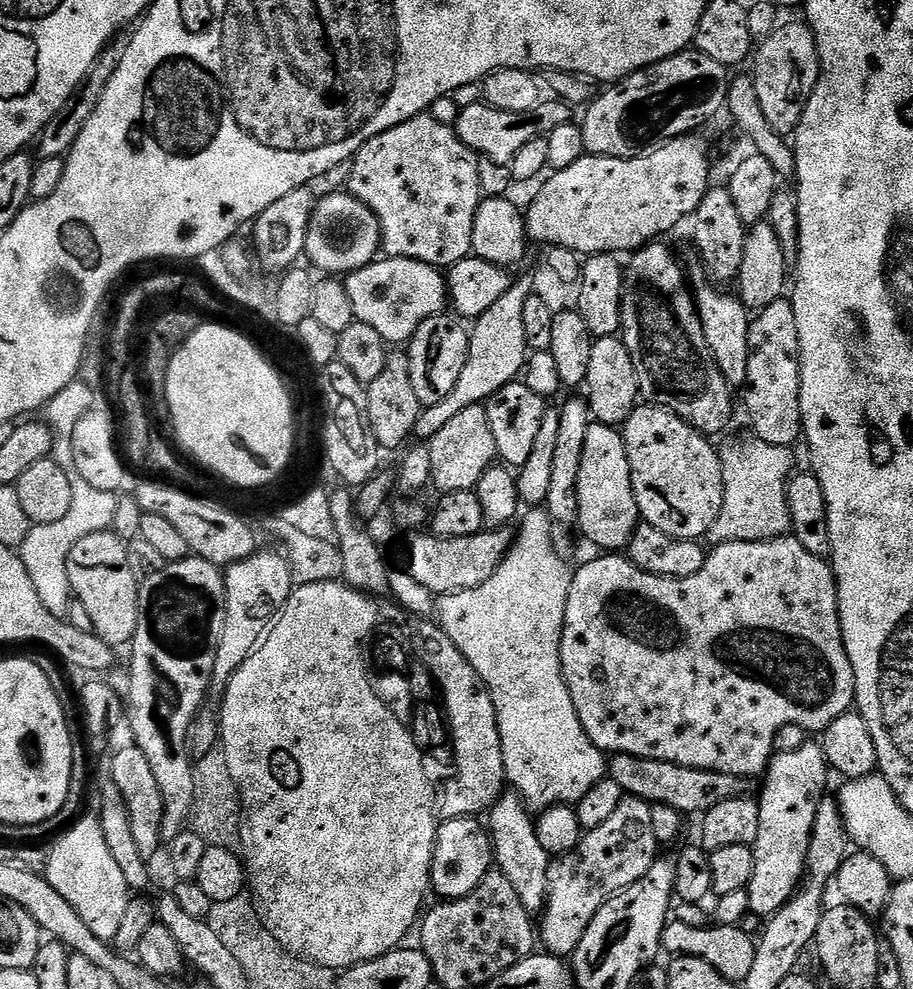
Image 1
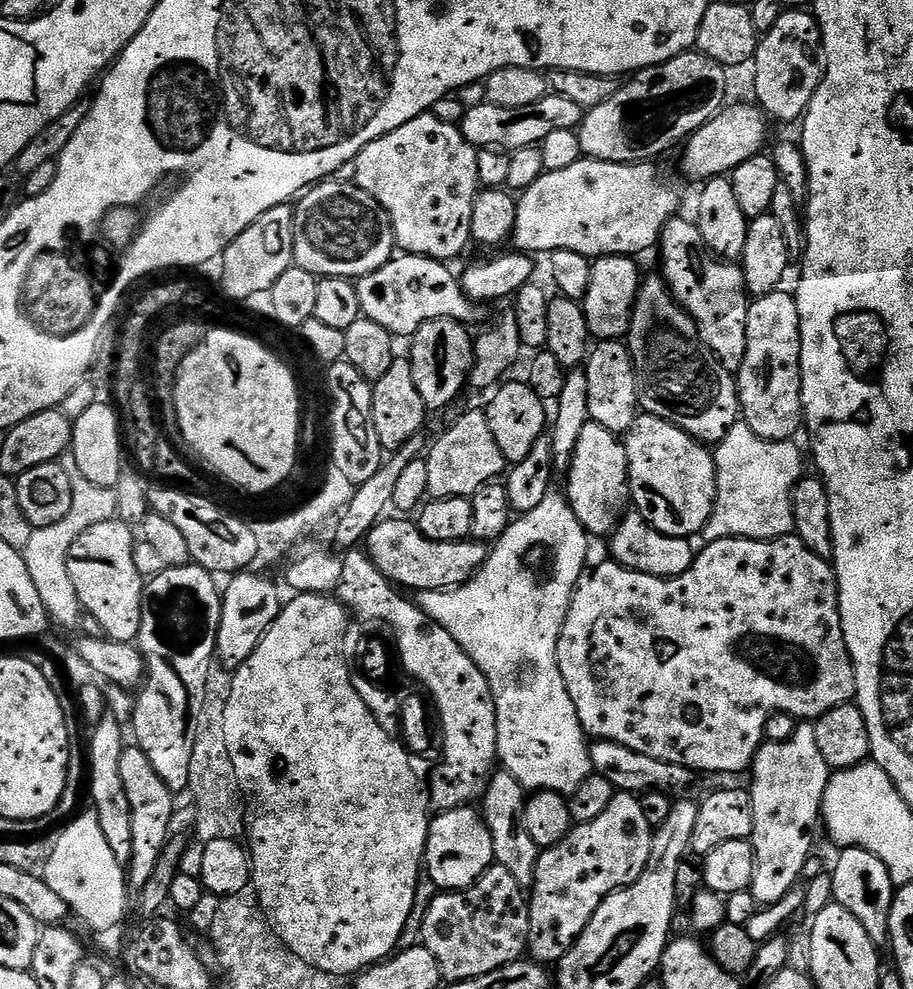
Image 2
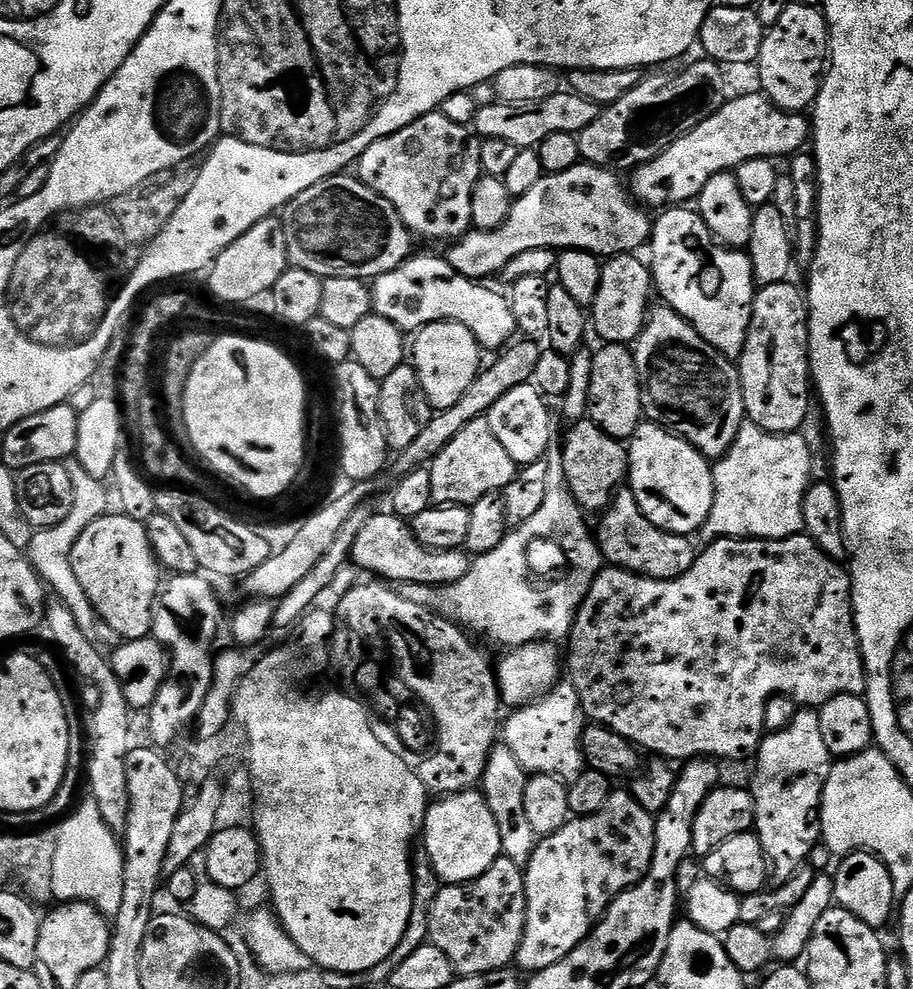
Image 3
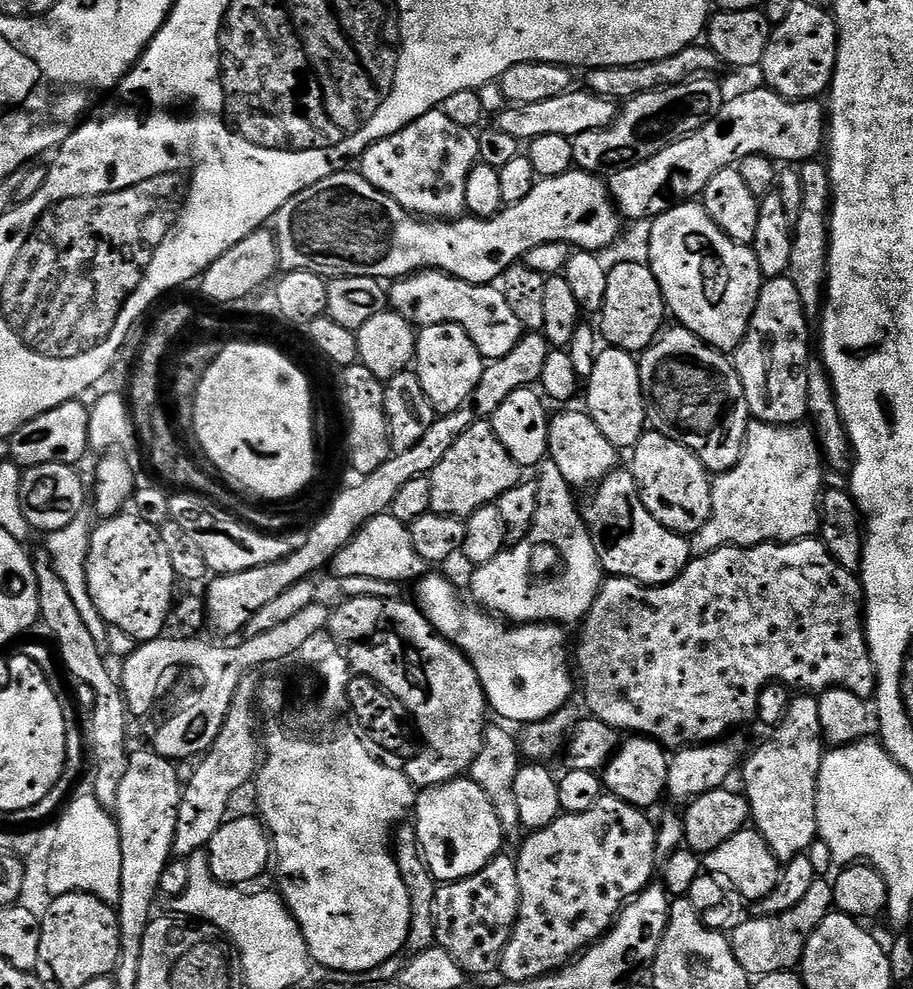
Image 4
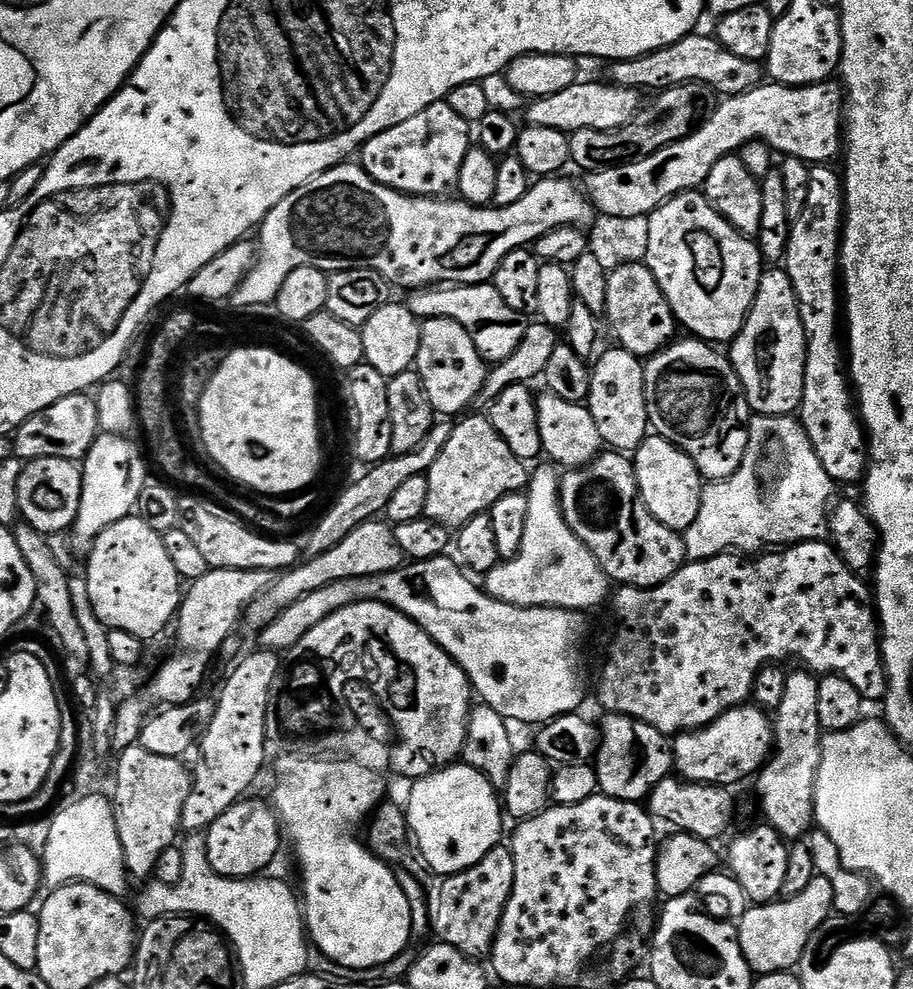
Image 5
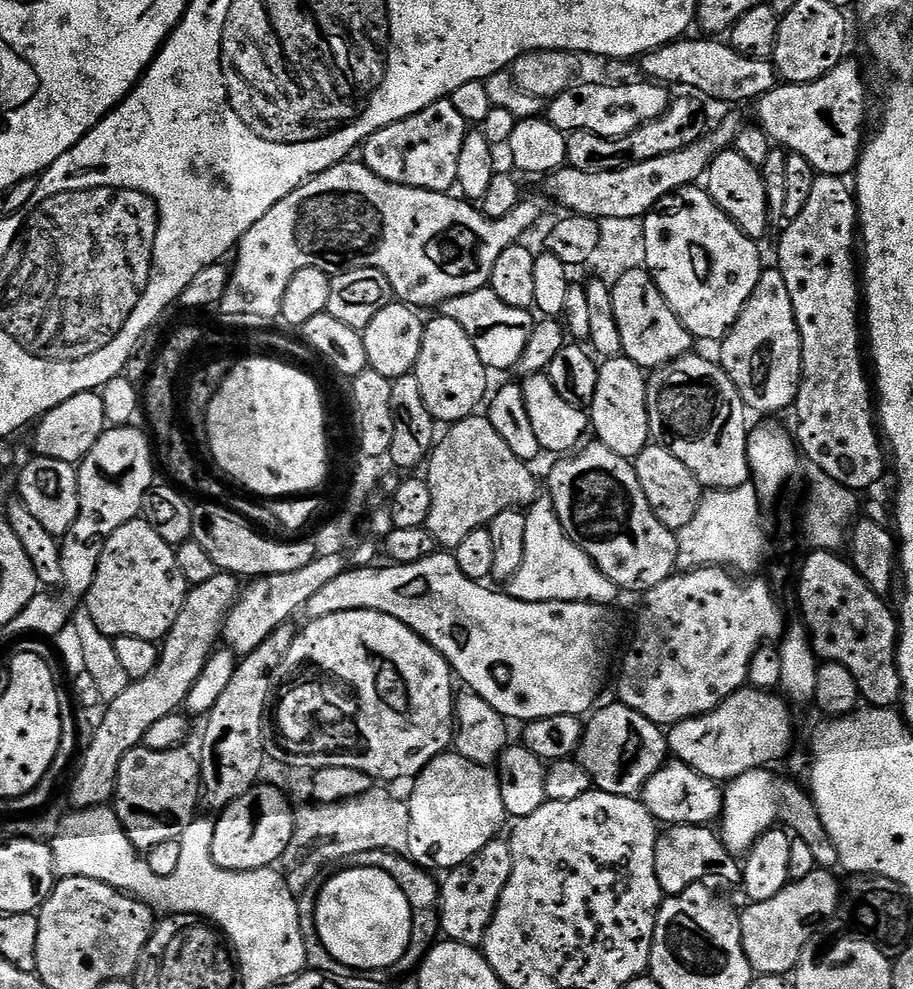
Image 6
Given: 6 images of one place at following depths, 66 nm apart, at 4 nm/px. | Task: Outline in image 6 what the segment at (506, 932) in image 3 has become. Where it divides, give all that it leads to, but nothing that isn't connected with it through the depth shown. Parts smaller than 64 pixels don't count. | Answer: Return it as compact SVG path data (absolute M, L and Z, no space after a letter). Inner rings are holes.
M497 838L486 842L474 858L462 862L457 868L447 869L445 880L440 885L440 918L438 927L444 931L447 939L465 944L471 948L480 948L484 943L484 935L494 918L494 910L498 906L498 898L502 898L502 890L506 890L506 882L510 882L510 870L514 870L512 845L507 839Z

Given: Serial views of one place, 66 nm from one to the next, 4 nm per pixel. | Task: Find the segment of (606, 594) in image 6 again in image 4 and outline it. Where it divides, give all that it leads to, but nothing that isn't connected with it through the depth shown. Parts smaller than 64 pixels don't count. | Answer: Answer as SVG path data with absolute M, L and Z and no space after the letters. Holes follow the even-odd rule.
M545 458L538 465L538 510L534 514L534 522L524 538L517 544L505 547L504 551L494 558L494 562L486 562L475 569L472 576L472 596L481 609L492 614L499 614L505 621L513 625L521 624L558 624L569 626L583 621L588 615L590 606L594 606L594 598L598 598L600 586L606 579L606 573L600 566L600 559L594 550L594 542L588 533L588 527L580 519L578 500L575 500L574 489L562 478L562 470L554 466L550 458Z

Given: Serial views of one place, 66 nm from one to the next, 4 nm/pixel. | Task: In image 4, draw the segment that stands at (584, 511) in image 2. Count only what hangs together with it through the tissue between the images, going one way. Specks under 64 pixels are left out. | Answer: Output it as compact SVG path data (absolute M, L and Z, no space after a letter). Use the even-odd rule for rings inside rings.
M560 410L557 416L555 413L548 421L548 456L554 462L554 466L562 470L562 478L566 478L569 486L574 490L588 490L617 471L618 449L607 440L602 430L598 430L587 411L568 411L572 410Z

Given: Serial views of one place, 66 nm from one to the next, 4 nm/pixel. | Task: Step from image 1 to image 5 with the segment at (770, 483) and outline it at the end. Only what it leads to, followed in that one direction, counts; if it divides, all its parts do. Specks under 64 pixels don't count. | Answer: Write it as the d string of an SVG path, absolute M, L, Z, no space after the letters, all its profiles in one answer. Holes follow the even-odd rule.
M753 415L748 421L748 453L744 464L729 480L705 483L698 518L694 518L694 526L682 533L684 555L689 561L709 560L712 556L725 555L729 550L760 554L765 550L806 544L810 540L823 541L828 536L828 513L836 491L836 481L826 474L806 430L795 415ZM764 448L776 459L772 468L780 479L772 492L760 488Z

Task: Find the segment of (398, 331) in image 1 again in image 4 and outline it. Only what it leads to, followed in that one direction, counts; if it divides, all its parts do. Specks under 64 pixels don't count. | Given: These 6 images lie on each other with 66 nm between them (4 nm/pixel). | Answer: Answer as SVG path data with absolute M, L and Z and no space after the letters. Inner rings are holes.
M425 270L395 281L387 289L387 294L389 305L417 329L425 328L431 324L457 324L462 326L462 330L466 330L466 334L470 334L474 346L478 346L481 356L488 362L498 358L506 358L506 354L510 354L510 350L514 350L514 346L518 346L518 342L524 337L526 331L522 322L518 322L518 317L510 311L510 306L504 295L500 293L499 287L492 284L471 284L465 280L454 278L445 272Z

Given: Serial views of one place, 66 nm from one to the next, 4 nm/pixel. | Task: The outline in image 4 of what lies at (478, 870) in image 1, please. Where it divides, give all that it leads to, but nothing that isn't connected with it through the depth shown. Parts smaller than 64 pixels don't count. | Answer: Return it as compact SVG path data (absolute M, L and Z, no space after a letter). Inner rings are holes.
M471 778L451 780L433 788L423 789L416 798L414 823L428 869L438 882L461 880L470 874L478 874L482 866L486 866L494 857L501 855L503 848L500 847L506 844L504 831L498 822L498 814L494 814L494 806L490 806L490 798L486 798L482 786L475 784Z

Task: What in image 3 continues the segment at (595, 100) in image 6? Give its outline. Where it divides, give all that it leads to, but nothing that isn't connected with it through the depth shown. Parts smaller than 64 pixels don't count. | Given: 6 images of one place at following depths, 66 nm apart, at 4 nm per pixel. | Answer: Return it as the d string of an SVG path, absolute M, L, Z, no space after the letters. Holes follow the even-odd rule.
M562 90L543 102L530 102L529 104L501 104L495 102L484 107L477 107L474 121L475 135L489 140L502 138L506 142L514 142L514 146L521 148L536 148L550 134L578 134L594 118L598 118L602 111L601 105L582 98L571 90Z

